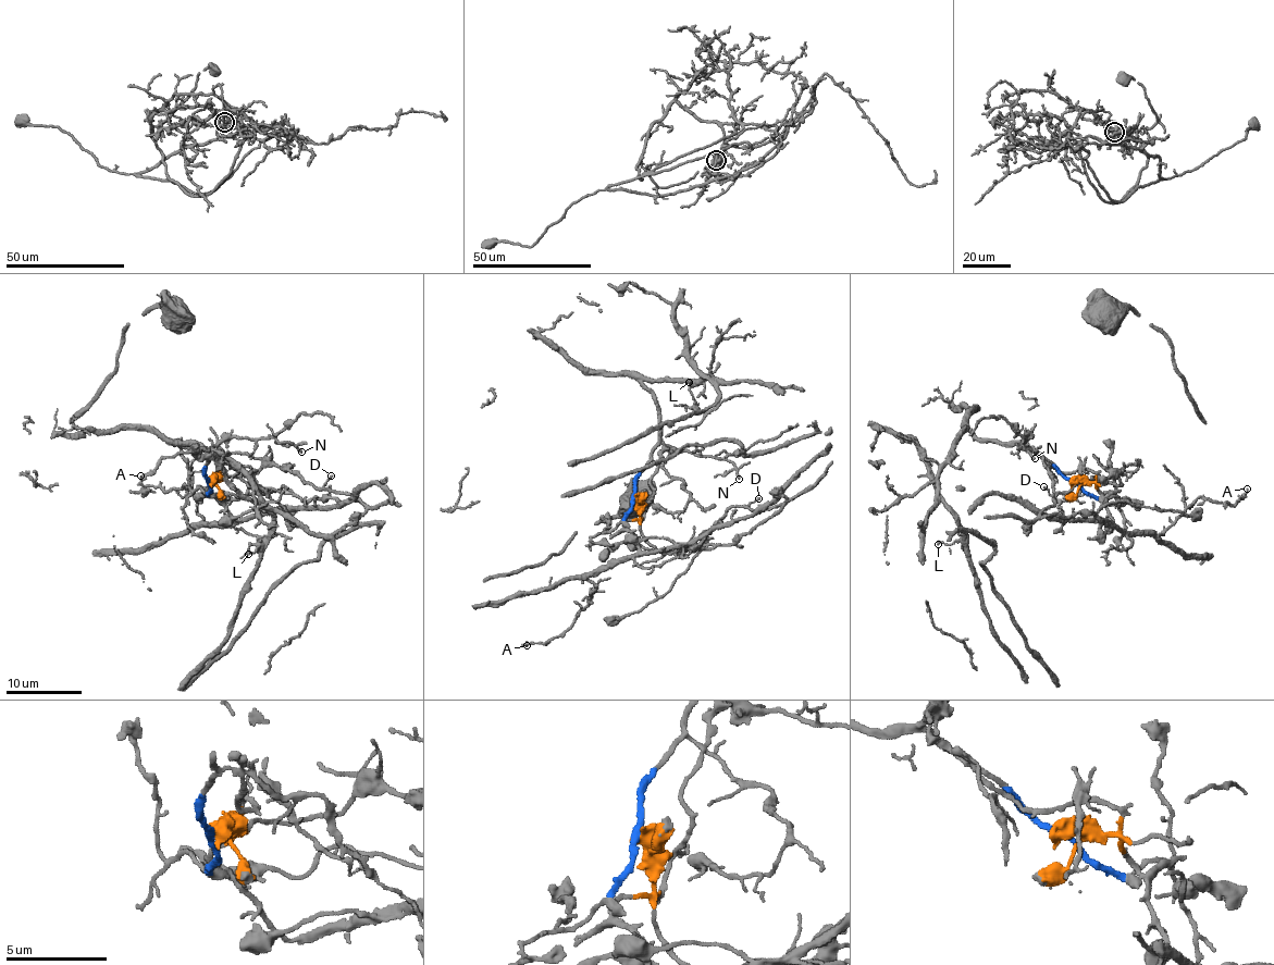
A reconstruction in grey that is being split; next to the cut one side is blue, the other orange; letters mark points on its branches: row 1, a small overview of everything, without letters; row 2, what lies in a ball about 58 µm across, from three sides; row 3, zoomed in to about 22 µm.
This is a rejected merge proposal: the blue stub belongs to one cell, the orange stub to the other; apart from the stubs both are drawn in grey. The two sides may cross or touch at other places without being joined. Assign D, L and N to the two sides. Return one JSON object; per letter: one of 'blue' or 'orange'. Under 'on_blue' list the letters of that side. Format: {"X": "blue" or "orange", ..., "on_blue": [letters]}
{"D": "orange", "L": "blue", "N": "blue", "on_blue": ["L", "N"]}

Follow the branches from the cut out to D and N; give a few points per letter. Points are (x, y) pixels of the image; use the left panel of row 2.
D: (209, 481), (249, 474), (277, 465), (297, 471), (317, 487), (324, 485), (331, 475)
N: (209, 481), (203, 468), (208, 454), (215, 445), (232, 437), (275, 438), (289, 442), (301, 452)

